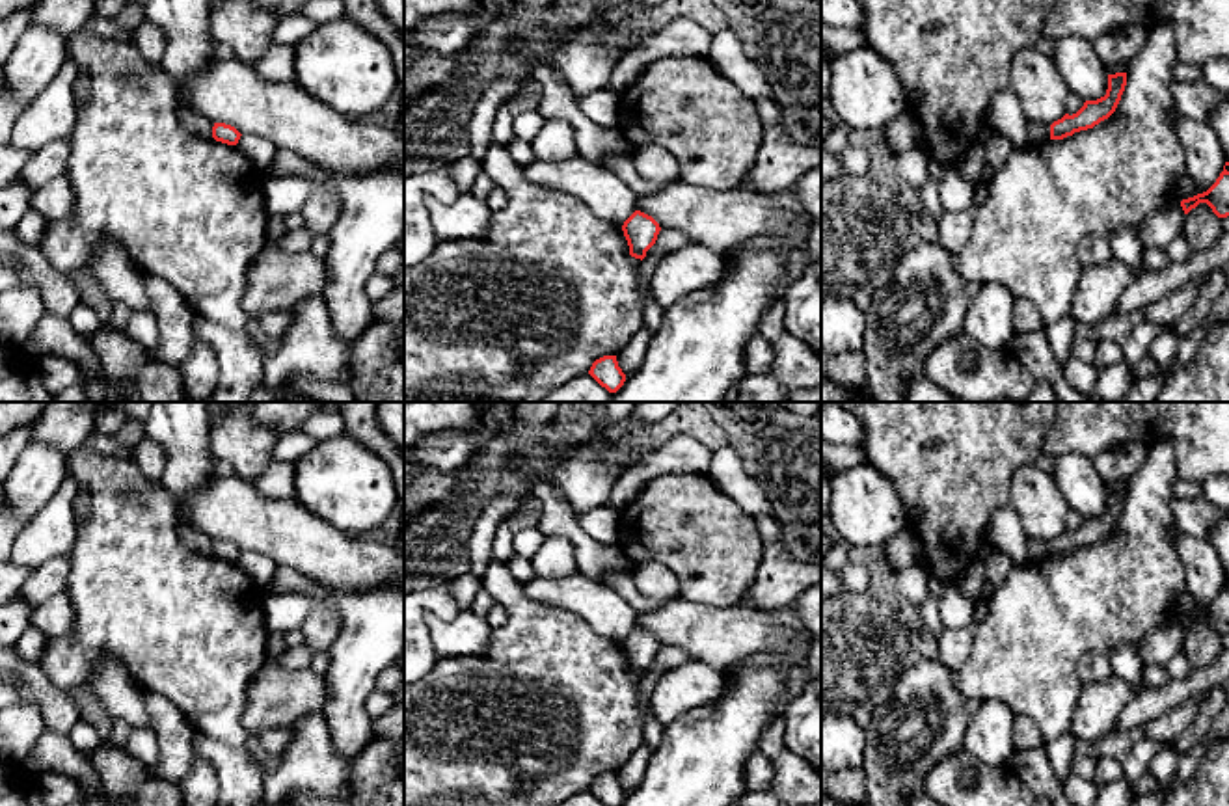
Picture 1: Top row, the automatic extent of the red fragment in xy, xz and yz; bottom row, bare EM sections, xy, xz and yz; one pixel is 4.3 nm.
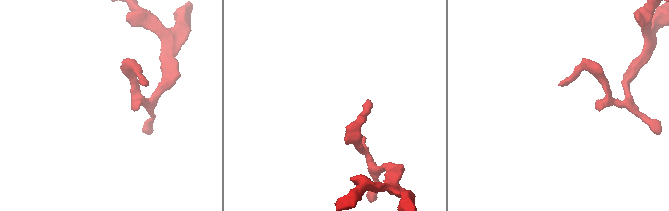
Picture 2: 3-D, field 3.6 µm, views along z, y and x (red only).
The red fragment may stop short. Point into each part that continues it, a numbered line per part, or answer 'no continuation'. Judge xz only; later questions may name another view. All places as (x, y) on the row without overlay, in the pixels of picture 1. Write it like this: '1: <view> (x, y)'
no continuation

